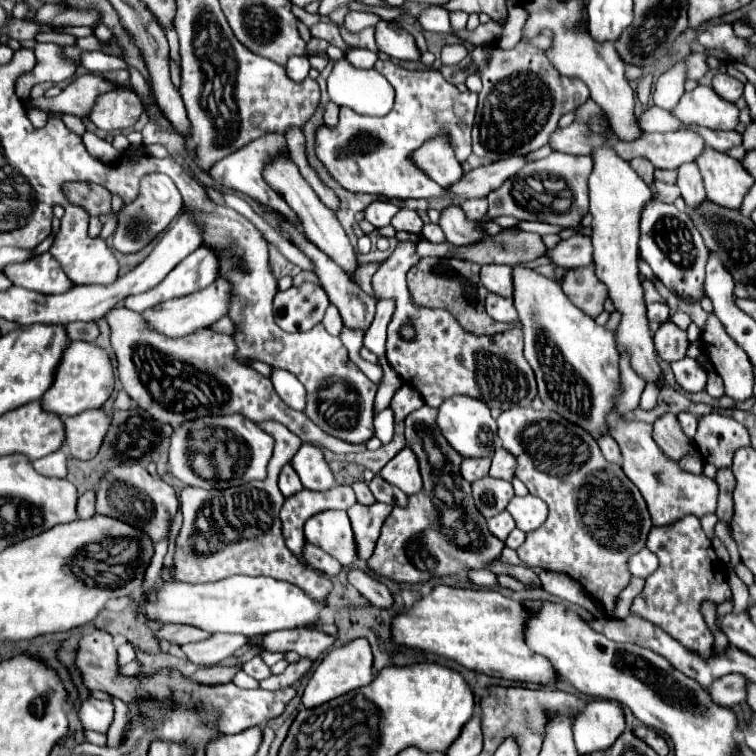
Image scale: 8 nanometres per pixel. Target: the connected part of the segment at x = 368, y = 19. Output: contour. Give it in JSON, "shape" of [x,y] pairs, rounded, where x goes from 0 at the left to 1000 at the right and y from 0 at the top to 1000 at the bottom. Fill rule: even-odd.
{"shape":[[[460,15],[458,22],[455,22],[455,36],[458,36],[460,41],[479,41],[479,38],[484,38],[487,33],[495,36],[500,28],[503,28],[503,25],[495,22],[495,20],[489,20],[489,17]]]}

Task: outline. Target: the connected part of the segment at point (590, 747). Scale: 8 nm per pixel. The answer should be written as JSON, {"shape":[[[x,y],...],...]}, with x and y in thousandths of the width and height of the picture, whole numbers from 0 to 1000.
{"shape":[[[778,927],[759,948],[759,980],[767,999],[804,991],[825,967],[825,940],[817,927]]]}

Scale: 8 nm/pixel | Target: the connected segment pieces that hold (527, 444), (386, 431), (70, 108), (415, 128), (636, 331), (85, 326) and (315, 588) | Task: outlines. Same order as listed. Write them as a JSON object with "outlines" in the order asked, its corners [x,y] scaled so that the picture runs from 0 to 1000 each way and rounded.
{"outlines":[[[[677,538],[664,544],[656,557],[664,591],[685,610],[683,631],[728,673],[722,692],[714,700],[698,705],[696,716],[685,724],[685,737],[701,750],[749,758],[765,769],[802,808],[812,806],[812,792],[836,763],[828,742],[854,721],[854,710],[862,700],[860,679],[844,644],[825,628],[820,615],[812,615],[796,604],[788,581],[778,570],[749,557],[738,546],[725,541],[709,544],[704,538]]],[[[508,541],[508,544],[497,546],[497,552],[495,552],[495,567],[497,567],[497,578],[505,586],[513,586],[519,581],[519,573],[521,573],[521,549],[519,549],[519,541]]],[[[116,97],[116,99],[108,99],[101,107],[95,107],[74,128],[40,128],[34,134],[34,142],[56,144],[63,152],[93,149],[93,152],[101,152],[101,155],[111,155],[111,152],[119,152],[119,147],[124,142],[124,131],[132,123],[140,123],[151,115],[156,115],[156,112],[146,110],[146,107],[138,107],[130,99]]],[[[497,81],[497,89],[508,102],[521,107],[521,120],[524,120],[524,134],[521,144],[508,152],[508,155],[479,155],[468,149],[466,144],[450,144],[450,157],[442,168],[423,165],[418,171],[418,189],[415,200],[421,213],[431,221],[437,234],[458,253],[463,255],[489,255],[489,258],[505,258],[511,263],[566,263],[573,261],[591,261],[590,249],[574,245],[569,234],[563,234],[558,226],[553,226],[542,213],[540,205],[542,200],[553,197],[563,184],[569,184],[574,176],[593,176],[598,197],[603,200],[606,213],[616,213],[616,208],[624,202],[624,187],[622,187],[622,173],[627,163],[627,149],[630,149],[630,123],[608,123],[601,112],[595,112],[579,94],[561,91],[561,94],[540,94],[519,81]]],[[[783,155],[778,163],[780,173],[799,181],[799,189],[786,197],[780,205],[786,224],[778,234],[780,255],[780,284],[783,284],[783,348],[788,353],[791,369],[804,382],[804,396],[812,401],[812,409],[823,417],[815,433],[815,462],[817,467],[833,470],[833,485],[852,501],[852,507],[870,507],[876,501],[876,488],[868,478],[868,464],[862,454],[862,440],[857,435],[852,382],[847,374],[844,356],[844,295],[847,279],[854,266],[862,263],[857,245],[844,234],[831,213],[825,213],[804,189],[804,168],[794,163],[794,155]]],[[[119,425],[119,427],[93,427],[93,430],[87,430],[87,438],[90,438],[90,446],[95,451],[116,451],[116,454],[124,454],[127,446],[132,443],[132,435],[124,425]]],[[[349,557],[344,560],[344,565],[365,583],[362,602],[354,615],[354,631],[349,636],[331,636],[325,642],[294,647],[291,657],[286,657],[286,647],[241,647],[238,673],[243,681],[243,692],[233,710],[228,745],[230,766],[246,771],[283,771],[307,761],[352,761],[389,771],[405,787],[415,790],[415,795],[431,798],[439,782],[437,763],[421,758],[389,731],[384,731],[384,726],[378,726],[368,684],[376,665],[376,657],[368,647],[368,626],[378,612],[386,610],[399,583],[370,560]]]]}

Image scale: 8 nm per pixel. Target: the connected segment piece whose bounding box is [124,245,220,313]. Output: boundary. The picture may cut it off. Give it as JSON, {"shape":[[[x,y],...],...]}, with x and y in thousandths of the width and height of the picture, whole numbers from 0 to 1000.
{"shape":[[[267,324],[265,329],[251,335],[238,351],[233,351],[212,377],[193,388],[164,396],[164,406],[188,414],[188,409],[204,406],[228,393],[259,388],[275,380],[288,366],[288,356],[291,348],[286,335],[275,324]]]}

